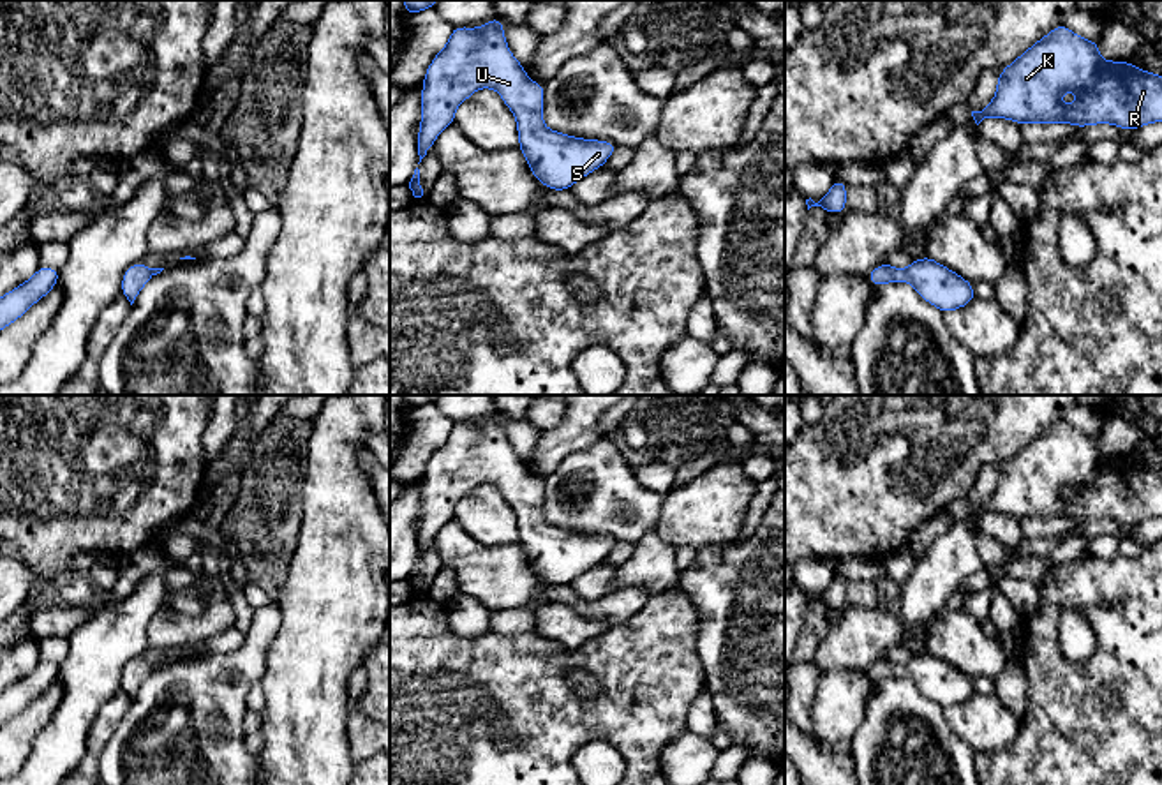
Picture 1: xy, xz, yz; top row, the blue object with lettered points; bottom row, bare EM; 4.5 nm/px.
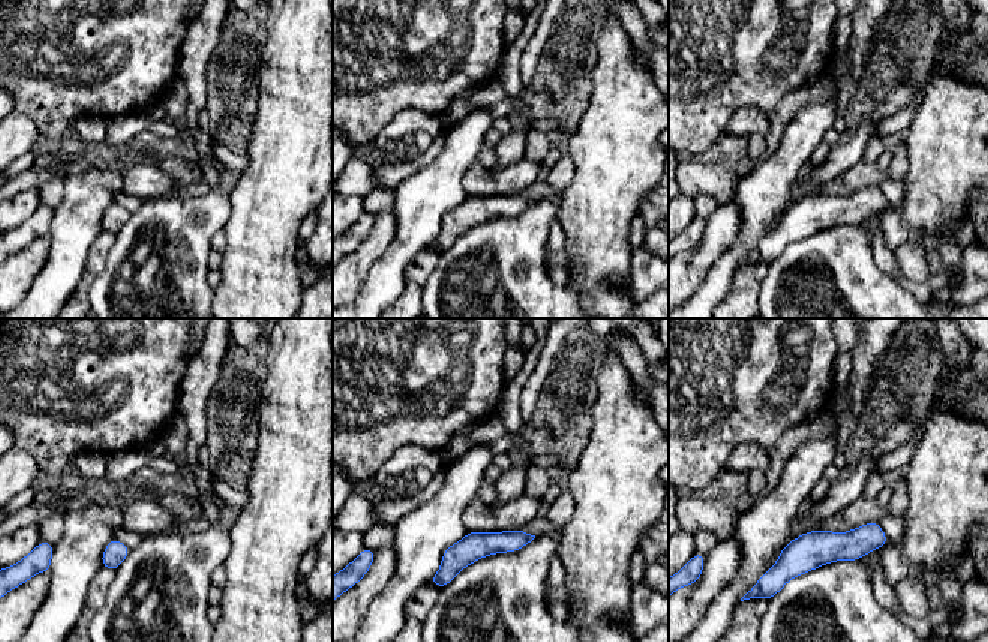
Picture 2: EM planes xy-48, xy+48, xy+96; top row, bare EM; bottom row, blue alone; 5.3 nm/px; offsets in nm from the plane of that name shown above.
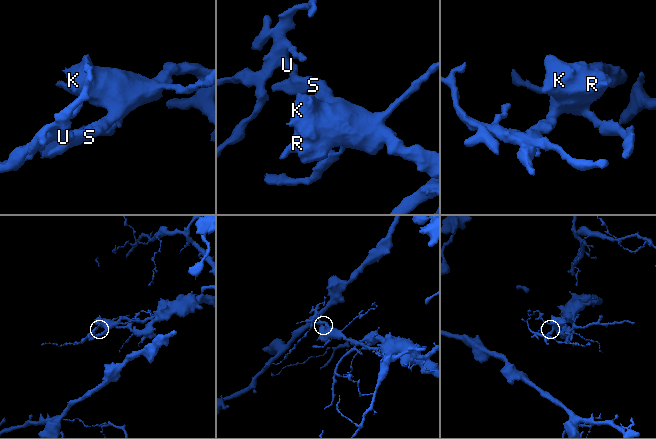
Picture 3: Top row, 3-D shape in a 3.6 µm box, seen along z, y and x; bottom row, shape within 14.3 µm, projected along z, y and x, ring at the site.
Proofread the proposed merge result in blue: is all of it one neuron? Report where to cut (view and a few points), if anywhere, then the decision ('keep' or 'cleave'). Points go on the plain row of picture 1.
no cut; keep

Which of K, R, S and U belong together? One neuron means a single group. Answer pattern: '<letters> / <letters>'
K R S U

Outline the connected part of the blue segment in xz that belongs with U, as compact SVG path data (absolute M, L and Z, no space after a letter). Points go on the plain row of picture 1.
M499 411L483 422L451 423L421 483L420 557L436 533L455 519L457 503L480 483L494 483L515 510L518 543L534 573L550 586L570 586L619 543L612 536L568 531L543 520L545 480L534 478L511 450Z

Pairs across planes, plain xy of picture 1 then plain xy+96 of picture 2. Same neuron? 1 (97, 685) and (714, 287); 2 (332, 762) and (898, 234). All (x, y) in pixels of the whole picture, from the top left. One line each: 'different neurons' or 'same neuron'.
1: same neuron
2: different neurons

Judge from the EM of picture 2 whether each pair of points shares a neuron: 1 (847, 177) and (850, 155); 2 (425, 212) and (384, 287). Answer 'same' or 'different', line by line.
1: different
2: same

